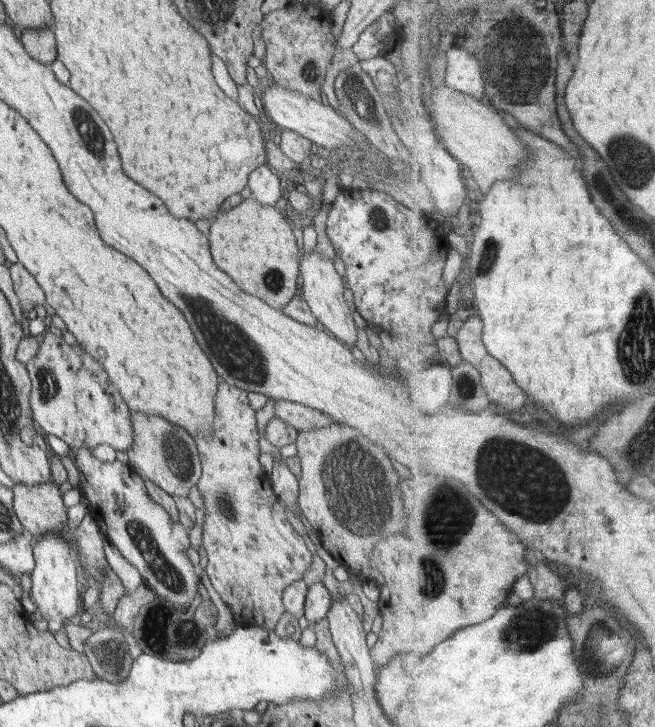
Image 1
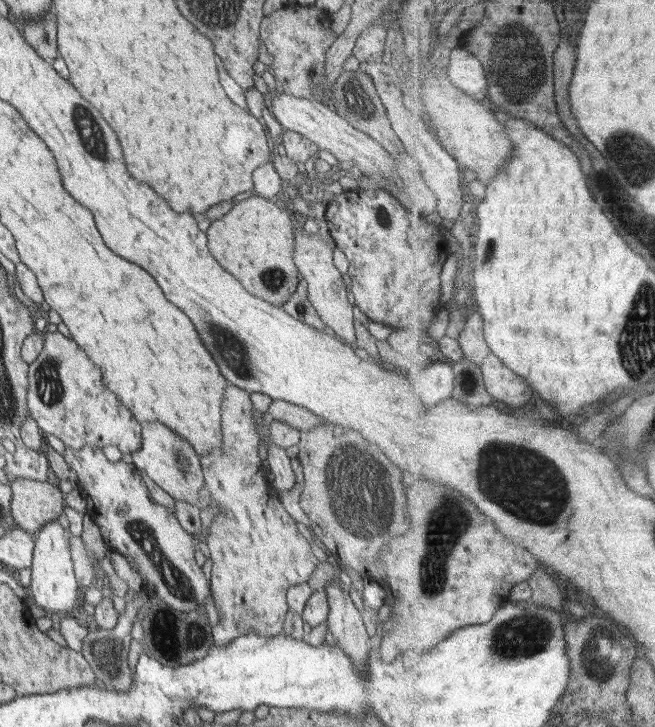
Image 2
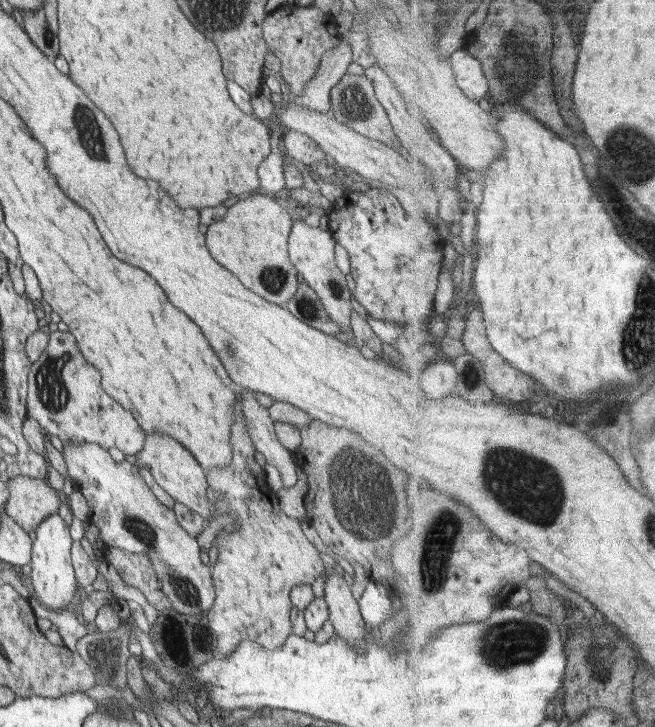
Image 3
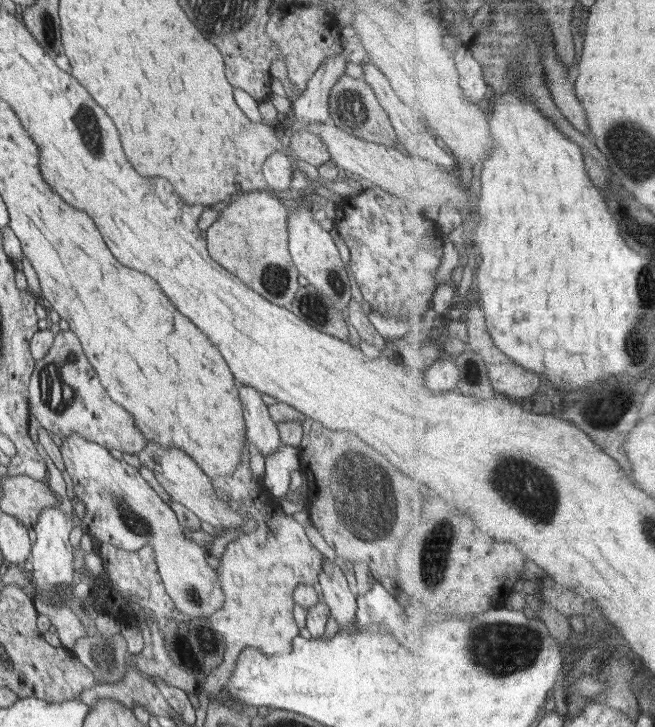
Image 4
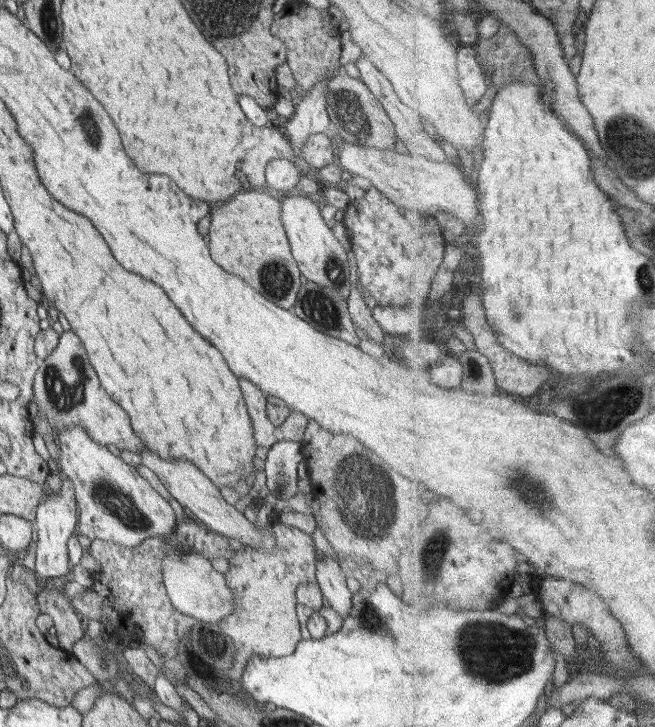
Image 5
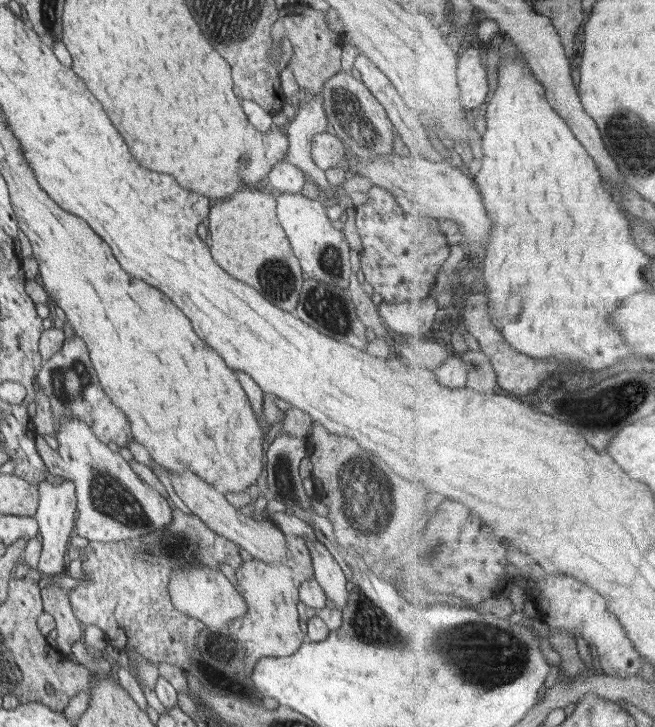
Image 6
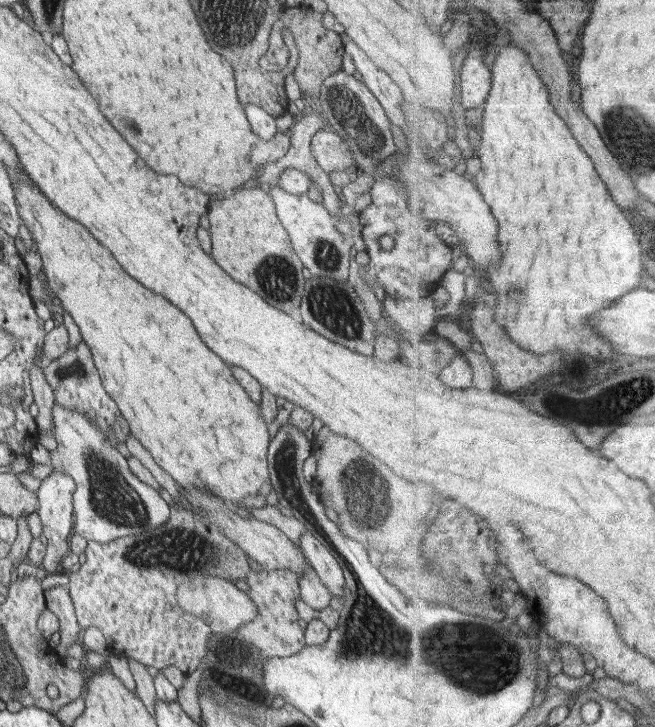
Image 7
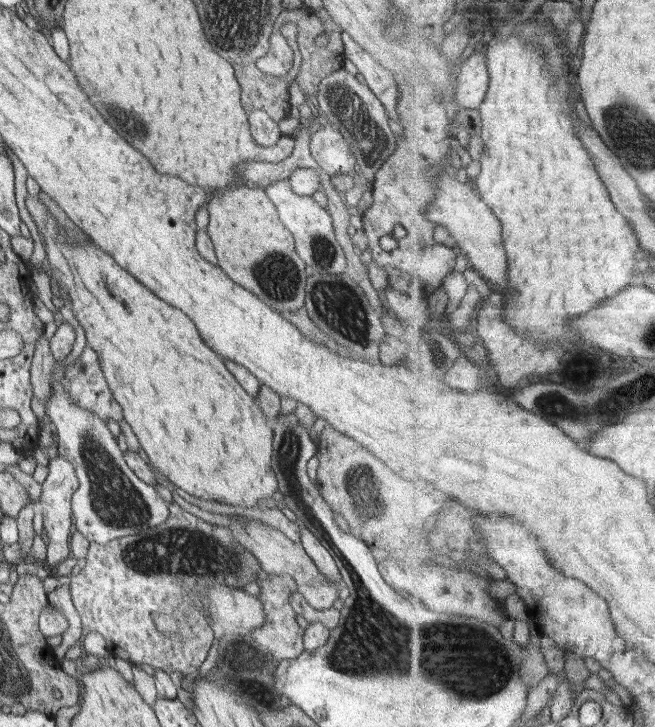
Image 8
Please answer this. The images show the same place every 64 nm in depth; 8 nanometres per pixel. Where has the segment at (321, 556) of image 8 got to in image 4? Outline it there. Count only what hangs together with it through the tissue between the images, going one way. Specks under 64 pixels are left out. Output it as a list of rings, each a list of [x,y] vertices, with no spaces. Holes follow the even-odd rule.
[[[325,559],[316,586],[322,591],[340,629],[355,631],[353,622],[357,611],[357,597],[351,591],[349,577],[335,563]]]

